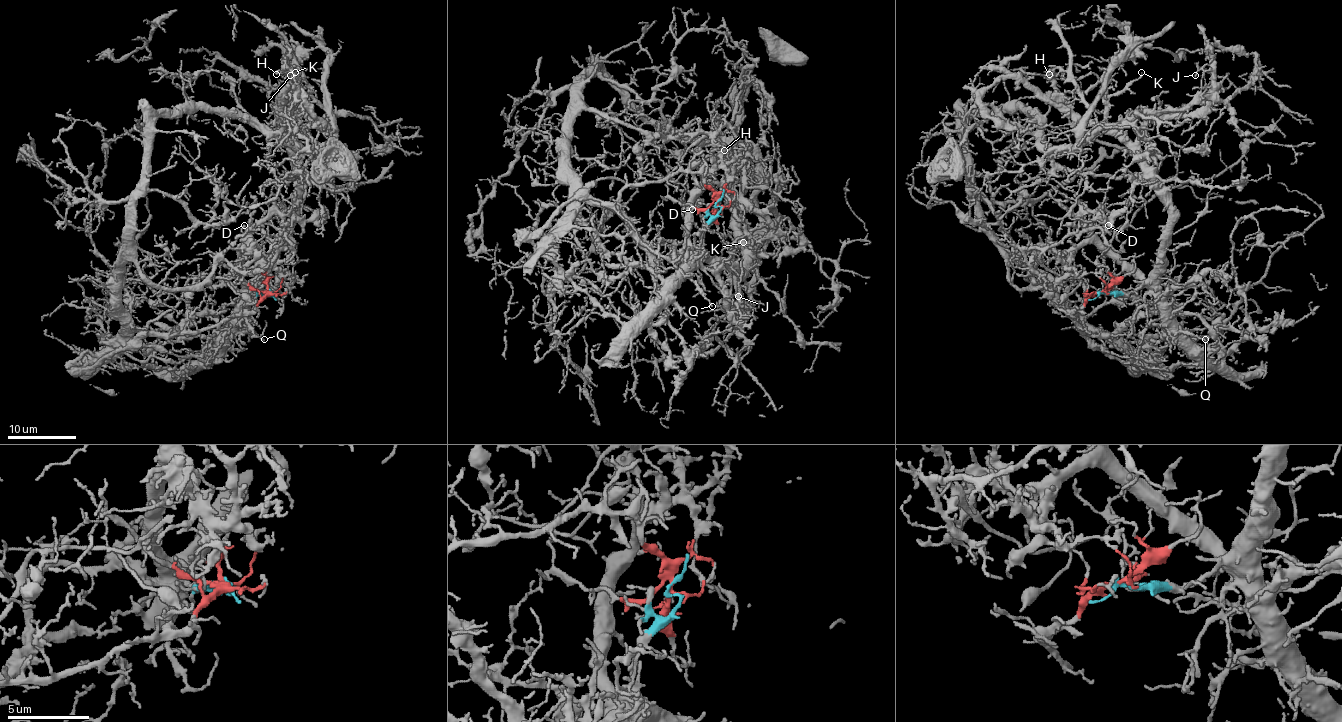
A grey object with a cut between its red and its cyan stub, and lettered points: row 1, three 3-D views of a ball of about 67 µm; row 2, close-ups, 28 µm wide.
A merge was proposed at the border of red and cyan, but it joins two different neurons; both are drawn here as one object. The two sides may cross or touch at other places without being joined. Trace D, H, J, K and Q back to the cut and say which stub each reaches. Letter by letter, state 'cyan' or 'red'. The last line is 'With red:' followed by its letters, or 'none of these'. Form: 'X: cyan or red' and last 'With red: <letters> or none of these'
D: cyan
H: red
J: cyan
K: cyan
Q: cyan
With red: H

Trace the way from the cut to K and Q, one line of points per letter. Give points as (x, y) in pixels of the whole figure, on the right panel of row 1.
K: (1102, 292), (1127, 294), (1141, 285), (1168, 225), (1167, 198), (1107, 122), (1107, 100), (1141, 72)
Q: (1102, 292), (1127, 294), (1144, 283), (1160, 311), (1160, 318), (1172, 330), (1189, 331), (1204, 340)

